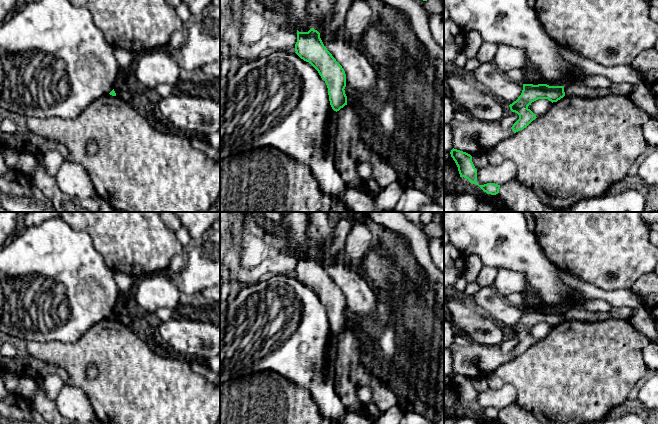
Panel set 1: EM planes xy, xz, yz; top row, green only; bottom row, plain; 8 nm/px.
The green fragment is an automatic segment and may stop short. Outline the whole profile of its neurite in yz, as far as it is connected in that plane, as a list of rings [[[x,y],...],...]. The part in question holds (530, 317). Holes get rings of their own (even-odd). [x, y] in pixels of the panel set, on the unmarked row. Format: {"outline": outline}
{"outline": [[[523,308],[521,319],[516,325],[509,329],[510,334],[519,339],[519,343],[513,348],[511,353],[514,357],[526,352],[537,341],[528,332],[532,326],[538,323],[548,323],[557,326],[565,320],[564,310],[549,310],[547,308]]]}

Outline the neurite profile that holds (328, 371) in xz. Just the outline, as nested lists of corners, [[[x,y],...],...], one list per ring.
[[[333,334],[331,343],[326,348],[325,363],[323,365],[323,373],[325,375],[325,379],[331,381],[332,383],[334,383],[335,380],[335,373],[333,371],[333,365],[331,360],[335,355],[334,352],[335,347],[336,347],[336,335]]]

